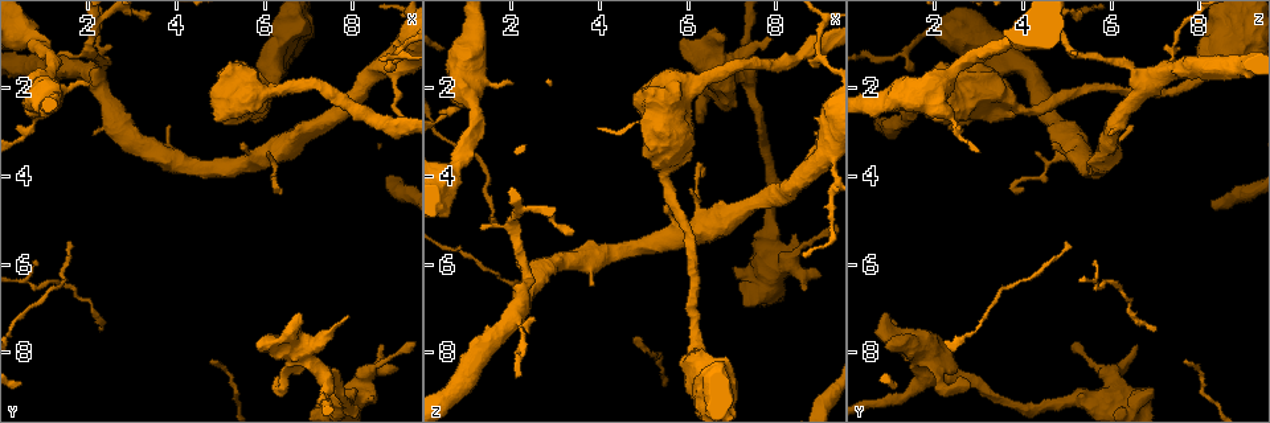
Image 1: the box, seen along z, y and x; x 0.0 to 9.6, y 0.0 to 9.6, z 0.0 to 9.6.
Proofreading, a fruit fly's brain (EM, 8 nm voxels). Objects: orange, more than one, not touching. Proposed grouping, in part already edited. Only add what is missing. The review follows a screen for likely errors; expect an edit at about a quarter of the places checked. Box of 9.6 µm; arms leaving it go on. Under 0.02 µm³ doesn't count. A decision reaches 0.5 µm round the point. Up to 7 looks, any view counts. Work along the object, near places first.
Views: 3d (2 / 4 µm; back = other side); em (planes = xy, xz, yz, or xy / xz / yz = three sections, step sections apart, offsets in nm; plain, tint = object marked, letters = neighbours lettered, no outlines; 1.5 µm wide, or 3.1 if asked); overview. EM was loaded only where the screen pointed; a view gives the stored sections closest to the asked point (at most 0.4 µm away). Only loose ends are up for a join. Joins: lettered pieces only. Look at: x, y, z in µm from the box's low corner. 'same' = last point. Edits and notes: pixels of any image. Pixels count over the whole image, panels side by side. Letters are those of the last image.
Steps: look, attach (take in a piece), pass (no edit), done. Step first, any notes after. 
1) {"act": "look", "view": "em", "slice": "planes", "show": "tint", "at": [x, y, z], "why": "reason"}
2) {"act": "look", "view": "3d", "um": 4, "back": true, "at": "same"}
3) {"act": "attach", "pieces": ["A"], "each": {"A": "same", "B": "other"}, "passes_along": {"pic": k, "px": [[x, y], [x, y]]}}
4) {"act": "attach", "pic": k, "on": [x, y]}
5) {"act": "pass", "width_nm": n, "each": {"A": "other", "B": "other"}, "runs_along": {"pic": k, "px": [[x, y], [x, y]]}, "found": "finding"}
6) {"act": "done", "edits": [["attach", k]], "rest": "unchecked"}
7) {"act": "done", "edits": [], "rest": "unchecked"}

{"act": "look", "view": "3d", "um": 2, "back": true, "at": [2.05, 1.90, 1.95], "why": "free end"}

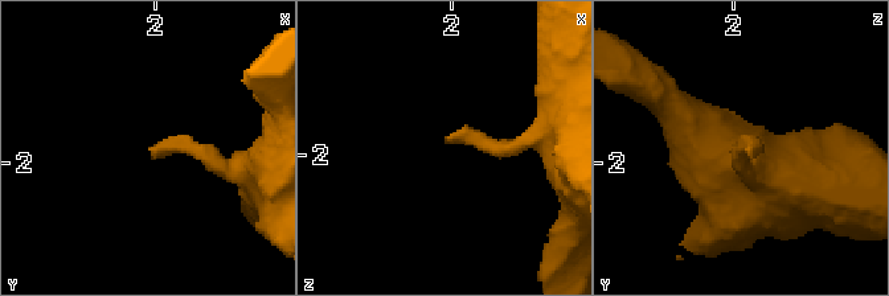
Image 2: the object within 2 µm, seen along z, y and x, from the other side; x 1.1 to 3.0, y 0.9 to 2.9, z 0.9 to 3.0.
{"act": "look", "view": "em", "slice": "xz", "step": 4, "show": "plain", "at": [2.06, 1.96, 1.90]}

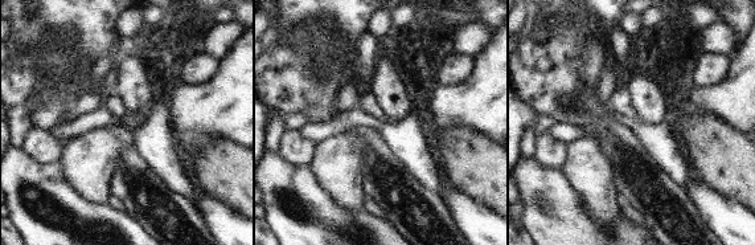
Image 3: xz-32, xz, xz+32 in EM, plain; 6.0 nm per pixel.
{"act": "look", "view": "em", "slice": "xz", "step": 4, "show": "letters", "at": "same"}

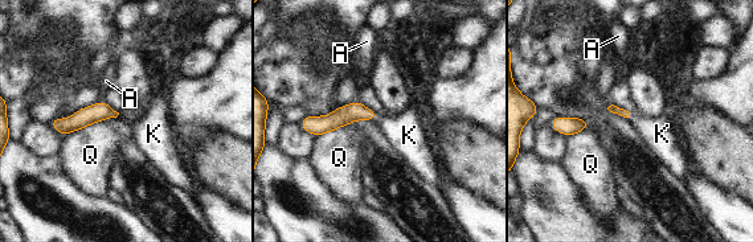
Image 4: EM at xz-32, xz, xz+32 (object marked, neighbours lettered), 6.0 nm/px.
{"act": "attach", "pieces": ["K"], "each": {"A": "other", "K": "same", "Q": "other"}, "found": "it goes on there"}

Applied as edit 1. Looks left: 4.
{"act": "look", "view": "overview"}

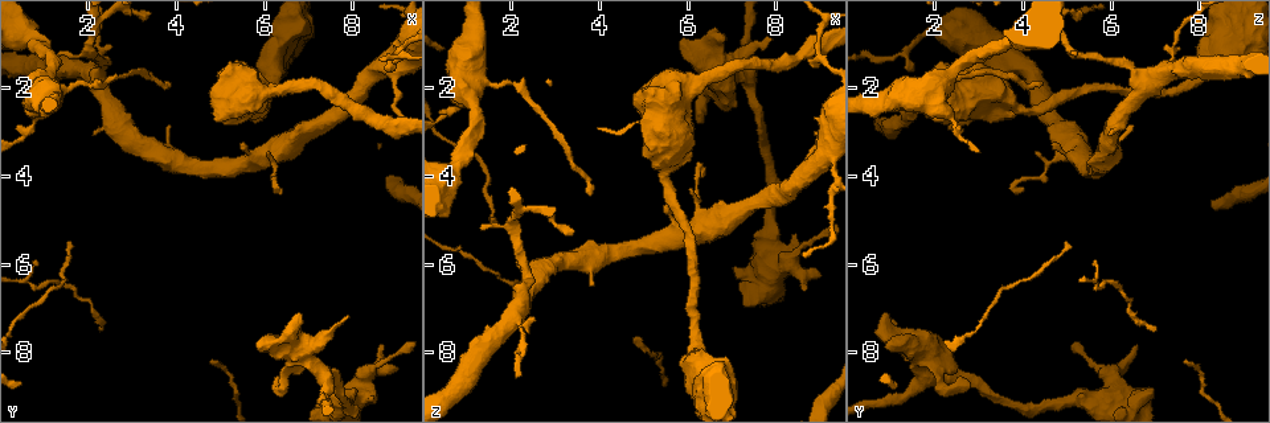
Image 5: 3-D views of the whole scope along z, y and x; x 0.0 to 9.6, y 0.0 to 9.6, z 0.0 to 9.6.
{"act": "look", "view": "em", "slice": "planes", "show": "letters", "at": [5.95, 2.65, 3.60], "why": "branch stops here"}

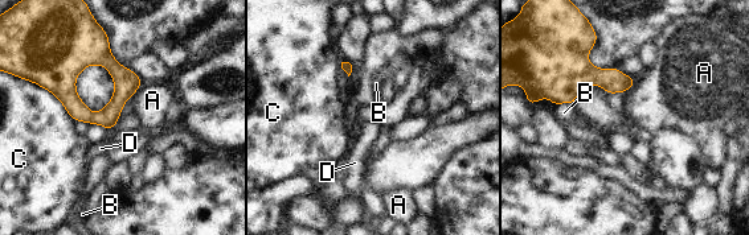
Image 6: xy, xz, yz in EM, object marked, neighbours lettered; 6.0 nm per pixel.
{"act": "pass", "each": {"A": "other", "B": "other", "C": "other", "D": "other"}, "border": {"pic": 6, "px": [[573, 103], [560, 102], [555, 108]]}, "found": "no lettered piece goes on from it"}

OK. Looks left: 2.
{"act": "look", "view": "em", "slice": "planes", "show": "letters", "at": [7.90, 7.15, 0.90], "why": "branch stops here"}

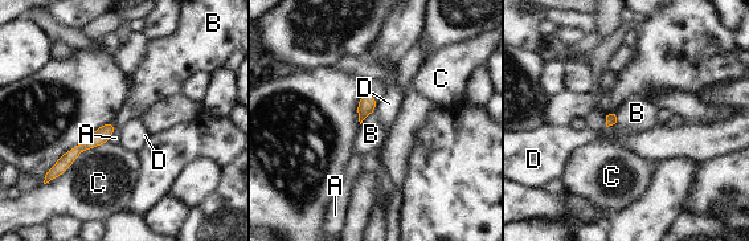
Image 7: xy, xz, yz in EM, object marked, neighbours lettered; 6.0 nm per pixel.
{"act": "pass", "longest_contact_nm": ["C", 380], "each": {"A": "other", "B": "other", "C": "other", "D": "other"}, "runs_along": {"pic": 7, "px": [[111, 126], [62, 160]]}, "found": "none of them fits"}

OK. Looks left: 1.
{"act": "done", "edits": [["attach", 4]], "rest": "unchecked"}

